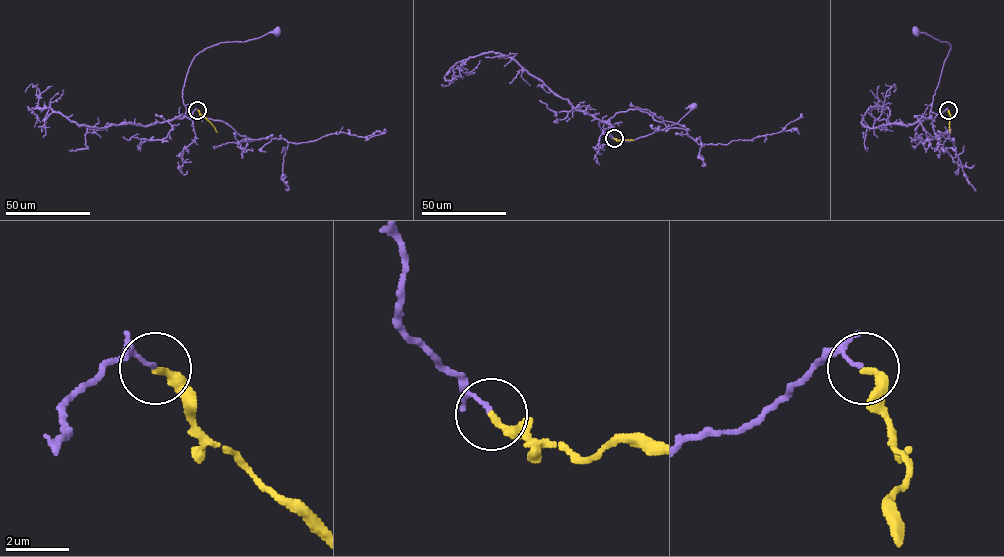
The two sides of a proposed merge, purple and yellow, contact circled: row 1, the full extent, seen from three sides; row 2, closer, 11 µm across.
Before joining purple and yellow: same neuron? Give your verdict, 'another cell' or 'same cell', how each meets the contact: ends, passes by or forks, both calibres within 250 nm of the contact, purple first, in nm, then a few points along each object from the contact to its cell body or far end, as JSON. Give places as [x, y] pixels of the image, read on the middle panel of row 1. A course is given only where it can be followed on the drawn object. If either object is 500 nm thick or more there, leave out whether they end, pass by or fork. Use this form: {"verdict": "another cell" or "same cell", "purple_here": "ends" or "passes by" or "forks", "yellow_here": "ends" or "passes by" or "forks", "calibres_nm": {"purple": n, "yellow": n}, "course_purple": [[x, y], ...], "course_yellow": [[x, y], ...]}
{"verdict": "another cell", "purple_here": "ends", "yellow_here": "ends", "calibres_nm": {"purple": 110, "yellow": 240}, "course_purple": [[614, 138], [609, 133], [609, 124], [602, 120], [599, 126], [612, 138], [631, 141], [668, 128], [693, 106]], "course_yellow": [[614, 138], [634, 140]]}

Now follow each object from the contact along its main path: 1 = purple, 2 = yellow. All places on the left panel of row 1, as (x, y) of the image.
1: (197, 110), (189, 119), (182, 99), (195, 56), (222, 42), (244, 42), (277, 31)
2: (197, 110), (217, 132)

